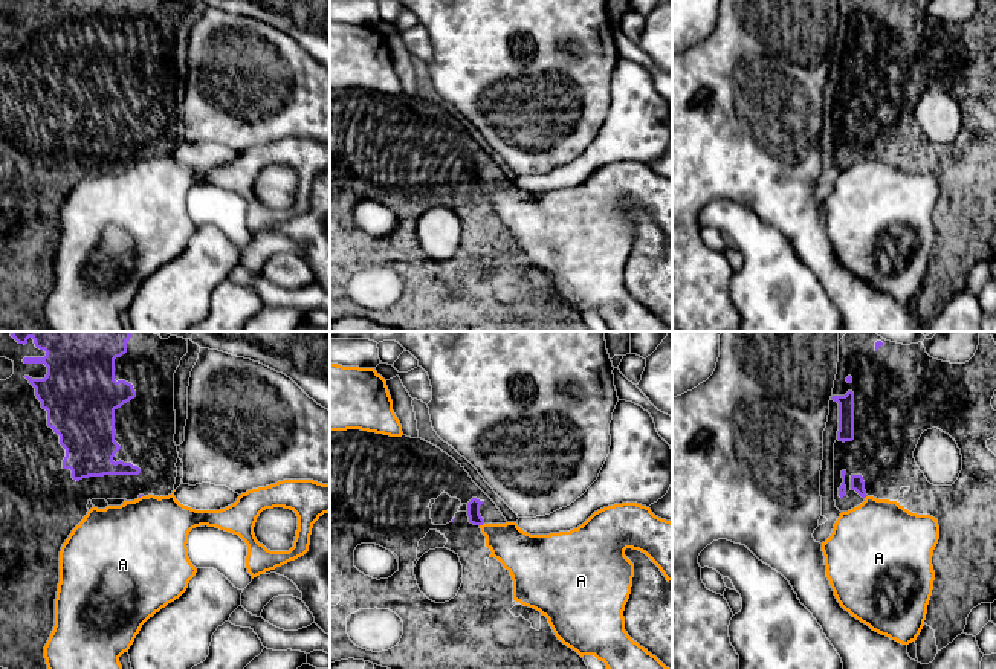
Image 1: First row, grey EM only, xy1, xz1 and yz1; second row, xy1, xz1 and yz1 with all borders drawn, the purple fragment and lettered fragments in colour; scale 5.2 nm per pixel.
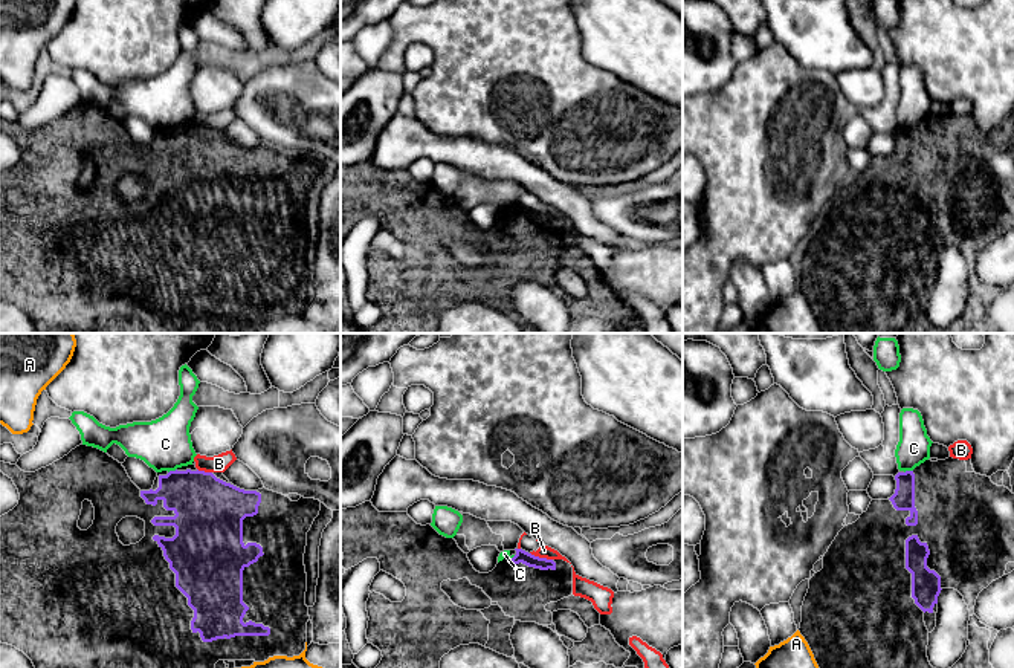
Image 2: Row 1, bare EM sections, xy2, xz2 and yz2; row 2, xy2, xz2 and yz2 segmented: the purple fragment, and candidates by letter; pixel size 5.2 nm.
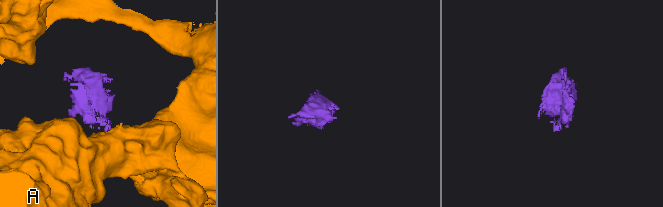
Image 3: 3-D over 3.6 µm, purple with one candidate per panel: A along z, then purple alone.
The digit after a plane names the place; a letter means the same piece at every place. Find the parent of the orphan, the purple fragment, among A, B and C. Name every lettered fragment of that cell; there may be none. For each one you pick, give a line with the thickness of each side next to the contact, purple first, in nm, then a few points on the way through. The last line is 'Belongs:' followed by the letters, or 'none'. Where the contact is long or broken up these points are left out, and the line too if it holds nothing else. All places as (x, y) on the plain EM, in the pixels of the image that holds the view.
Belongs: none

